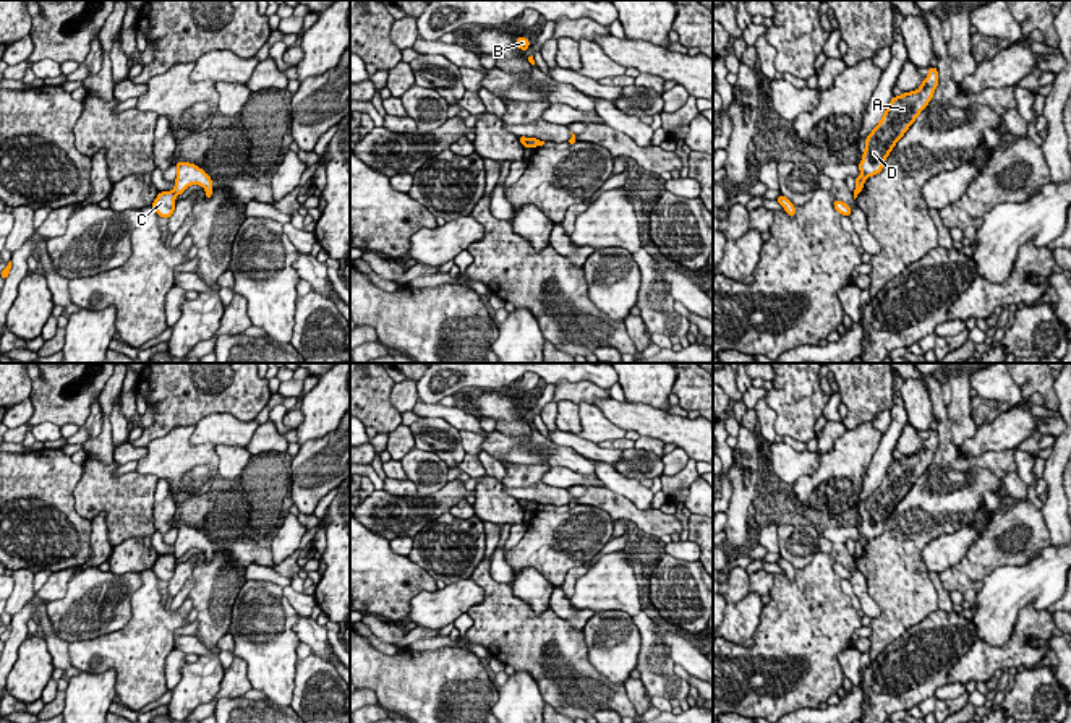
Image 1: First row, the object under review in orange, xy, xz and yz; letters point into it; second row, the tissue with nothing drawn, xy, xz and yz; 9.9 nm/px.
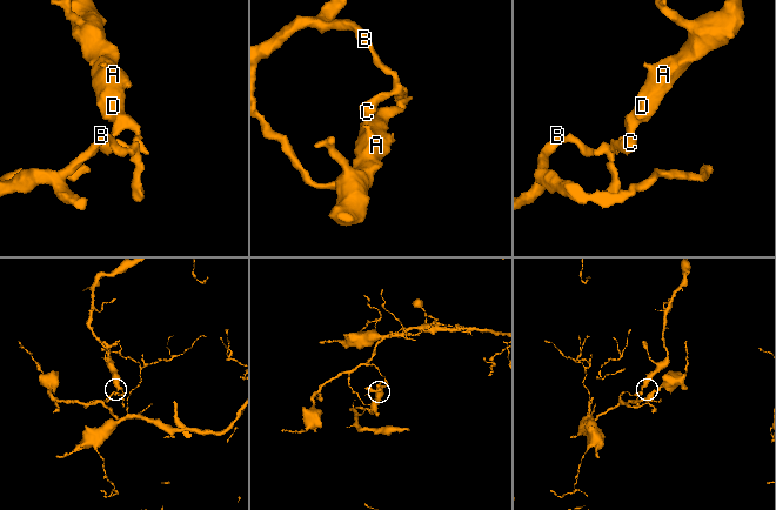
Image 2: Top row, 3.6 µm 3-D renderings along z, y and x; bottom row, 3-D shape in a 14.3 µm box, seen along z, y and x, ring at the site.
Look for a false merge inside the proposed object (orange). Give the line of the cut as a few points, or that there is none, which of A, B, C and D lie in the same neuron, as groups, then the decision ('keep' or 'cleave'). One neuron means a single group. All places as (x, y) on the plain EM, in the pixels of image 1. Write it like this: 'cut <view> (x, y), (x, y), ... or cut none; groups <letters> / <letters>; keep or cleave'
cut xy (172, 555), (175, 558); groups A D / B C; cleave

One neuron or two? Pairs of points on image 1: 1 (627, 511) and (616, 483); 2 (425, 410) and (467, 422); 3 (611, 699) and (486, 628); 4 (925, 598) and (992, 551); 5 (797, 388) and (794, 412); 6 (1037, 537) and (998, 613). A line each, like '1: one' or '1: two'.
1: two
2: one
3: one
4: two
5: one
6: two

